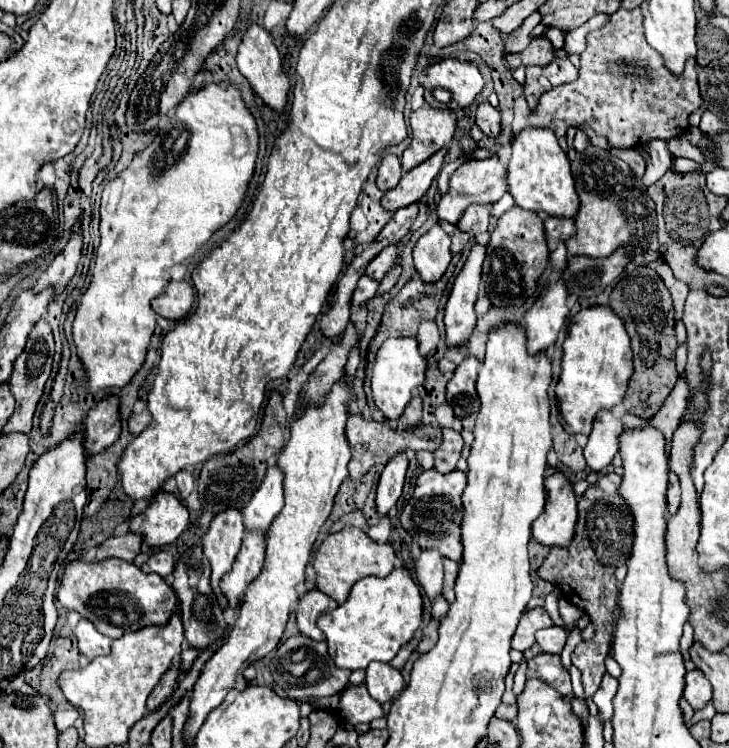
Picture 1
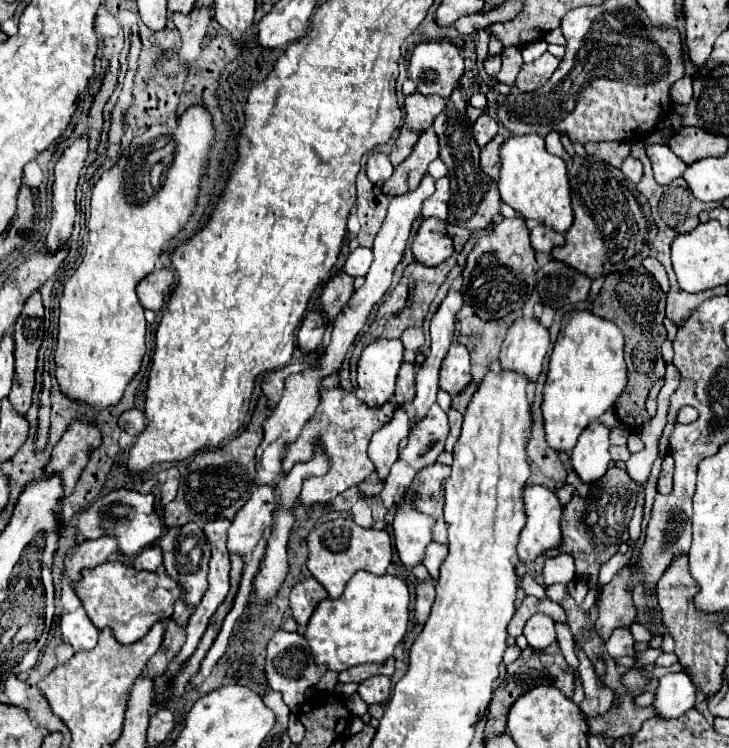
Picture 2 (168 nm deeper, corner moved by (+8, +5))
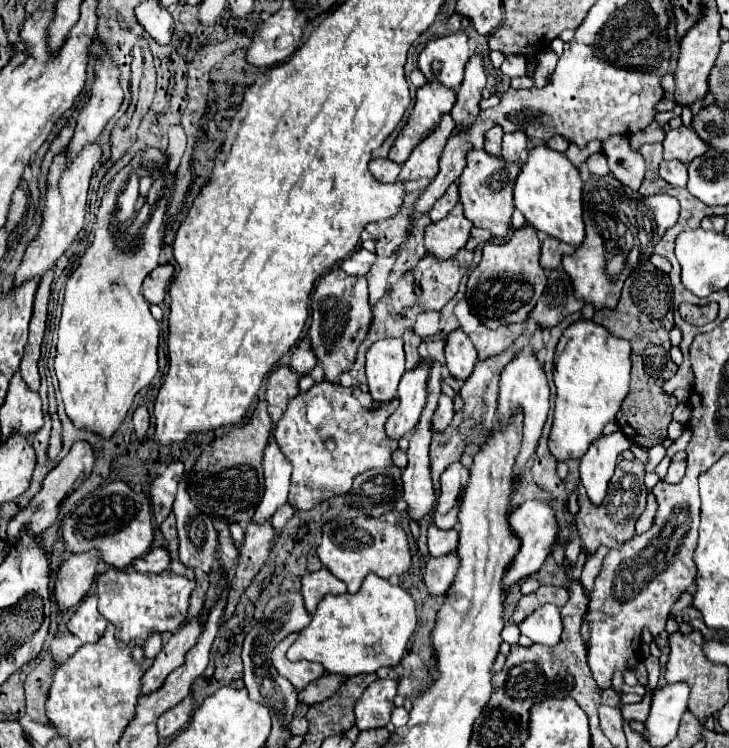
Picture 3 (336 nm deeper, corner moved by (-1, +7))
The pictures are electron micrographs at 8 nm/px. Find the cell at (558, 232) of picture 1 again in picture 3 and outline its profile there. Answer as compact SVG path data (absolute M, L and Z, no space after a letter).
M546 237L542 241L542 255L540 255L540 265L544 269L558 269L560 261L564 255L572 255L574 247L566 245L554 237Z

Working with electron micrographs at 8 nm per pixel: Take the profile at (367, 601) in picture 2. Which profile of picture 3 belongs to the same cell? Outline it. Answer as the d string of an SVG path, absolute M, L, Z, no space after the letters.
M368 575L358 593L326 595L308 627L298 633L298 639L288 649L290 661L314 661L328 673L352 677L360 673L376 673L386 665L398 665L406 645L416 629L414 599L400 587L378 575Z

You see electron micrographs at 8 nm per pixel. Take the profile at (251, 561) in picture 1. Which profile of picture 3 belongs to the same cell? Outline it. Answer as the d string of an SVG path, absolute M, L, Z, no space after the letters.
M270 435L268 445L264 449L262 467L264 467L266 493L264 493L262 503L258 505L258 509L254 513L254 521L268 521L268 519L272 519L274 511L288 501L292 463L280 451L274 435Z

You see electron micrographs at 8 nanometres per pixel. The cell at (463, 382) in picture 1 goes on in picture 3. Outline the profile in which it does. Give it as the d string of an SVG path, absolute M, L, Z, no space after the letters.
M462 329L448 333L444 351L446 351L446 365L450 375L456 377L458 381L464 381L466 377L470 377L478 357L476 357L474 343Z

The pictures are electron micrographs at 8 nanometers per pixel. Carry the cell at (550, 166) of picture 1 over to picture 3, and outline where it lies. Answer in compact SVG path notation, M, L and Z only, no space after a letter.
M538 145L528 151L526 163L522 165L522 171L516 179L514 203L516 209L526 217L526 223L536 231L578 247L584 241L582 187L584 183L578 169L568 161L564 153L558 153L548 145Z

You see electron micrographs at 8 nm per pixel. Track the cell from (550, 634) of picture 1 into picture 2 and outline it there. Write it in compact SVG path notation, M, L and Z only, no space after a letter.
M533 615L527 621L523 635L527 637L531 647L545 649L555 641L555 621L549 619L547 615Z

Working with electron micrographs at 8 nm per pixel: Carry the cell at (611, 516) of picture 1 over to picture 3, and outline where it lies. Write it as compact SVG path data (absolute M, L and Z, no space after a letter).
M638 459L618 461L602 507L596 507L590 503L582 485L578 485L576 491L578 491L578 505L580 505L580 511L576 515L576 529L588 553L594 553L600 545L606 545L608 549L618 549L622 543L634 537L634 523L642 515L646 507L646 495L648 495L648 489L644 485L644 463L640 463Z

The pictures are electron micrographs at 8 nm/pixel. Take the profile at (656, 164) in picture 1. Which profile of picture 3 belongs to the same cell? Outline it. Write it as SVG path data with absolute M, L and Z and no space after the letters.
M612 135L602 143L602 149L608 157L610 173L626 187L638 189L646 171L646 163L642 161L638 151L630 149L628 137L624 135Z

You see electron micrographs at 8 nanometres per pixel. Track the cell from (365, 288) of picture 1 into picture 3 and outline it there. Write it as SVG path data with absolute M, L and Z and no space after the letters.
M338 267L332 269L318 281L318 289L312 293L310 309L312 309L312 323L308 329L308 339L312 351L316 353L324 369L324 381L340 385L342 373L350 371L350 365L356 361L358 347L368 337L372 323L366 277L350 277Z

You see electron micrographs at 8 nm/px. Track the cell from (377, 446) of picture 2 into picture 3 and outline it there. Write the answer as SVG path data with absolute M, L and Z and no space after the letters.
M422 359L414 369L404 373L398 387L400 407L386 423L386 433L390 433L390 437L400 439L404 433L412 429L412 425L418 423L420 413L426 405L428 375L430 375L430 365L426 359Z

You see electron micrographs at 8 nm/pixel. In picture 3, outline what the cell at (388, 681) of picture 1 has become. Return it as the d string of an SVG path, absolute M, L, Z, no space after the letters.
M378 679L366 687L362 697L354 705L356 727L360 731L386 727L390 723L396 687L398 687L398 681L394 679Z

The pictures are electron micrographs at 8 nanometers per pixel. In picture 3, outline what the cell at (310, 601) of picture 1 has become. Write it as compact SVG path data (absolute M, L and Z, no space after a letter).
M322 567L320 571L314 571L302 577L302 597L310 615L316 611L318 601L328 593L332 595L346 593L346 585L338 577L334 577L328 569Z

